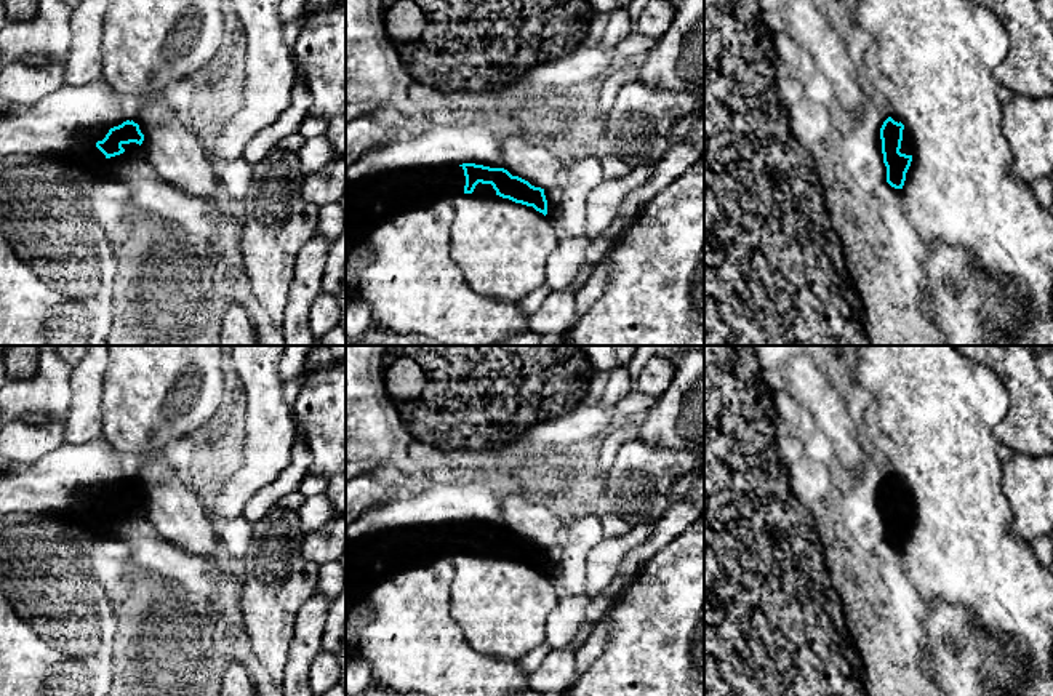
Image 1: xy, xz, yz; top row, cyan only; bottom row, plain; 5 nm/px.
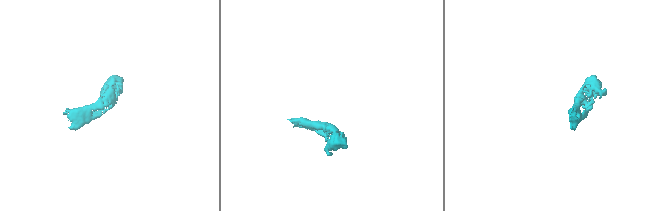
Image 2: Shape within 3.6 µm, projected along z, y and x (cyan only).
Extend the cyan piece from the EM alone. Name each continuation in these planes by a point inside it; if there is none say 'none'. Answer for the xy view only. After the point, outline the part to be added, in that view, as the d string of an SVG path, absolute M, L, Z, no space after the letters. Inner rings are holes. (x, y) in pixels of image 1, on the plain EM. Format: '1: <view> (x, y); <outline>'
1: xy (90, 519); M96 501L83 504L80 510L59 514L53 518L32 518L38 520L48 528L61 530L82 530L91 536L102 536L106 533L106 514L96 506Z

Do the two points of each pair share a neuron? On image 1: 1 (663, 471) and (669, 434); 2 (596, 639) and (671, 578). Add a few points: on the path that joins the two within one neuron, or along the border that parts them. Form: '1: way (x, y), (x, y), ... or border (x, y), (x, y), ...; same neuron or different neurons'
1: border (639, 436), (653, 445), (684, 447), (687, 450); different neurons
2: border (610, 610), (612, 631), (604, 652), (596, 660); different neurons

